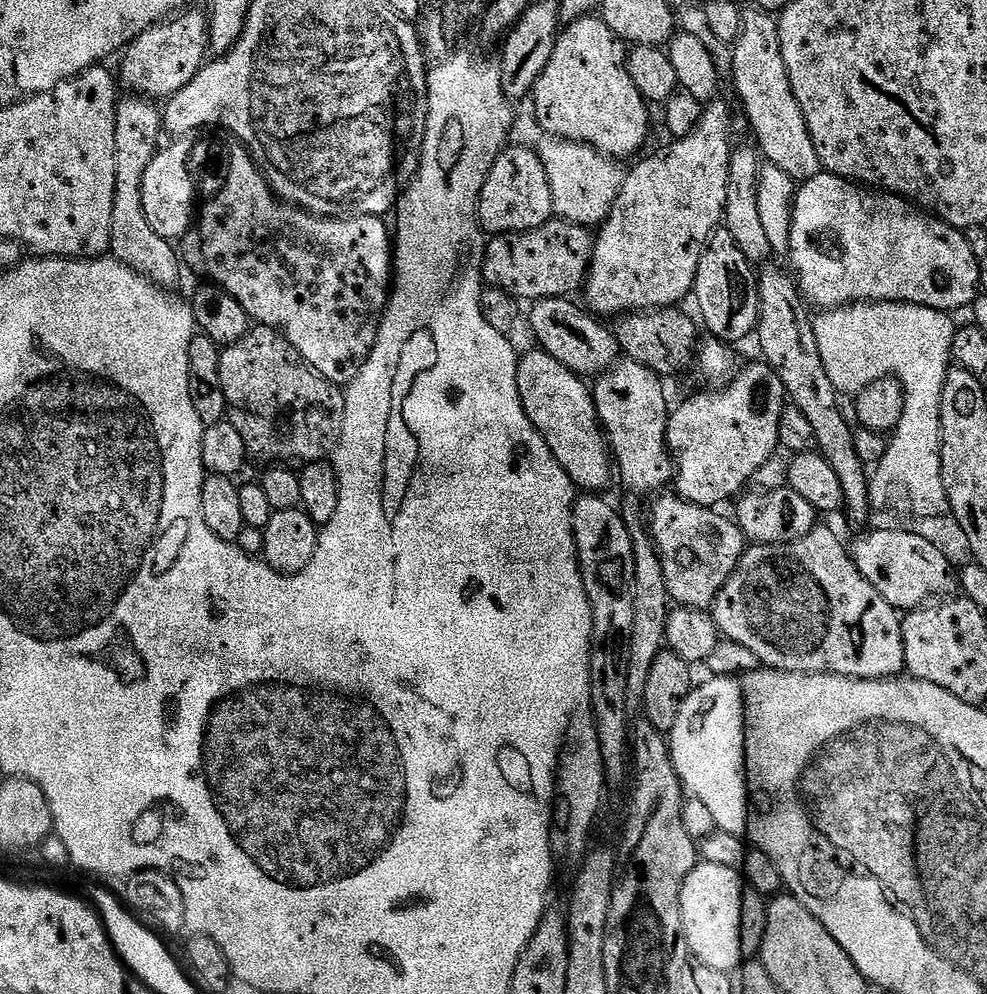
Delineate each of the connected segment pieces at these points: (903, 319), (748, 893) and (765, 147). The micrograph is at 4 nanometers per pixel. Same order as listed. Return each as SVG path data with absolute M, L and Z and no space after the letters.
M861 302L859 304L845 304L843 308L830 308L819 313L820 317L812 320L814 338L818 342L818 354L822 358L822 366L834 385L837 393L855 394L864 388L869 388L874 382L889 378L898 381L904 391L904 413L900 419L900 425L891 433L887 441L887 448L880 463L875 465L868 481L868 503L873 509L880 512L901 512L904 516L913 516L916 520L936 520L939 516L948 516L950 505L946 486L942 482L942 458L940 457L940 407L942 406L942 390L950 371L950 363L953 359L952 341L956 339L957 328L952 324L949 313L939 312L937 308L927 308L921 304L897 304L895 302Z
M703 862L697 863L695 870L688 875L682 886L680 913L682 914L682 930L684 931L684 942L687 951L698 963L710 966L719 972L732 974L759 953L760 940L764 936L766 904L749 887L741 873L730 870L726 866L714 866Z
M749 6L741 11L740 18L740 36L731 49L732 80L748 115L748 124L756 135L758 151L767 163L778 166L793 182L814 178L822 171L820 159L814 150L806 118L792 93L786 62L782 58L777 17L762 8Z

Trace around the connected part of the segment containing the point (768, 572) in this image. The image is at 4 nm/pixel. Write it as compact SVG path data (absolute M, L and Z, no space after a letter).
M817 526L813 528L810 534L806 534L802 538L798 538L793 544L753 544L745 547L744 557L738 562L738 566L734 570L734 574L726 582L726 586L718 593L715 602L712 603L710 609L712 621L716 624L721 637L725 640L733 640L738 642L738 646L746 646L746 650L754 650L754 654L759 658L761 665L765 669L775 670L778 672L817 672L823 676L848 676L852 680L890 680L899 677L905 671L904 666L904 647L902 646L902 630L900 629L901 613L897 609L890 606L890 602L886 602L886 598L882 598L882 594L878 594L878 590L874 590L874 586L870 586L870 582L866 582L866 578L862 578L862 574L856 568L856 563L852 561L849 549L843 544L834 533L828 528Z

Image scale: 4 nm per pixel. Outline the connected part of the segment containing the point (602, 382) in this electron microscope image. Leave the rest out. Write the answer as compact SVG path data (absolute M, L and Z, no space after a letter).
M627 358L613 364L594 384L596 414L600 417L600 423L606 433L606 440L618 469L618 480L624 483L625 490L632 496L651 497L667 489L664 487L667 484L669 487L674 480L674 461L672 453L668 451L670 403L668 404L668 396L664 393L664 384L665 381L655 372Z

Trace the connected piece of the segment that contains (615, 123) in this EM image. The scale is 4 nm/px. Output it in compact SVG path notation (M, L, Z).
M590 15L571 21L559 33L550 60L530 93L530 100L536 103L534 115L542 130L562 140L588 144L617 162L634 155L648 140L650 105L627 72L628 55L624 41L612 33L602 18Z

